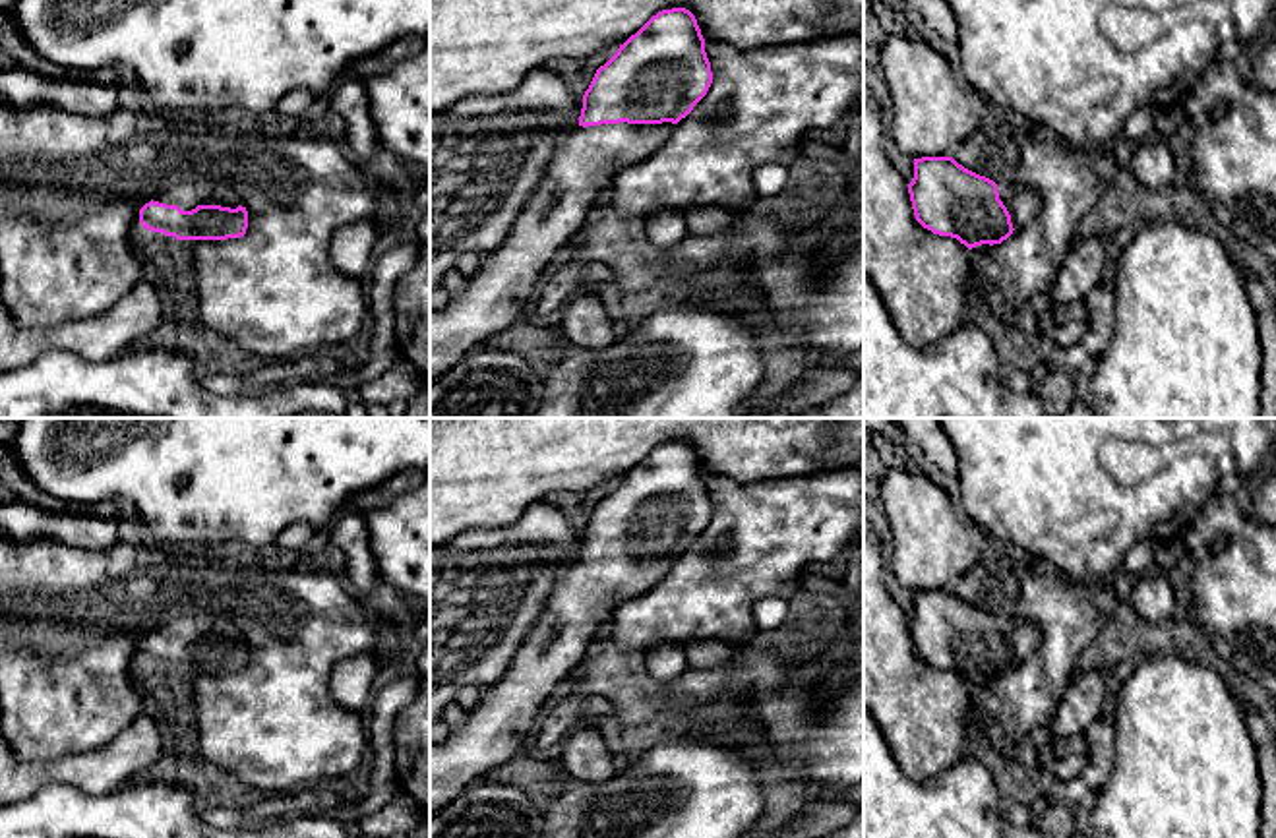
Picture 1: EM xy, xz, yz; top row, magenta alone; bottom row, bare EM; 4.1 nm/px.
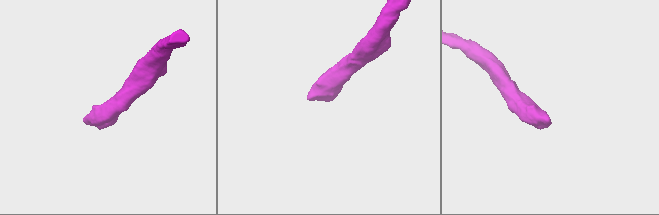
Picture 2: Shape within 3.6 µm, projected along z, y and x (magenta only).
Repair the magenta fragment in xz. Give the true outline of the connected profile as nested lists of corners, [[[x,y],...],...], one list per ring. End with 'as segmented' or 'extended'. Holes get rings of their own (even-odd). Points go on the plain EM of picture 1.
[[[685,441],[662,443],[653,449],[618,486],[596,503],[583,528],[579,559],[558,577],[546,606],[519,646],[511,666],[500,681],[480,691],[480,701],[467,718],[436,743],[430,743],[430,817],[455,799],[467,786],[480,782],[486,774],[517,753],[532,739],[544,710],[560,697],[573,670],[587,660],[587,648],[596,633],[608,627],[616,608],[654,586],[672,569],[674,559],[685,552],[707,528],[713,517],[705,472],[695,449]]] | extended

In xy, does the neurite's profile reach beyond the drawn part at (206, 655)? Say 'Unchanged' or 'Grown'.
Grown

